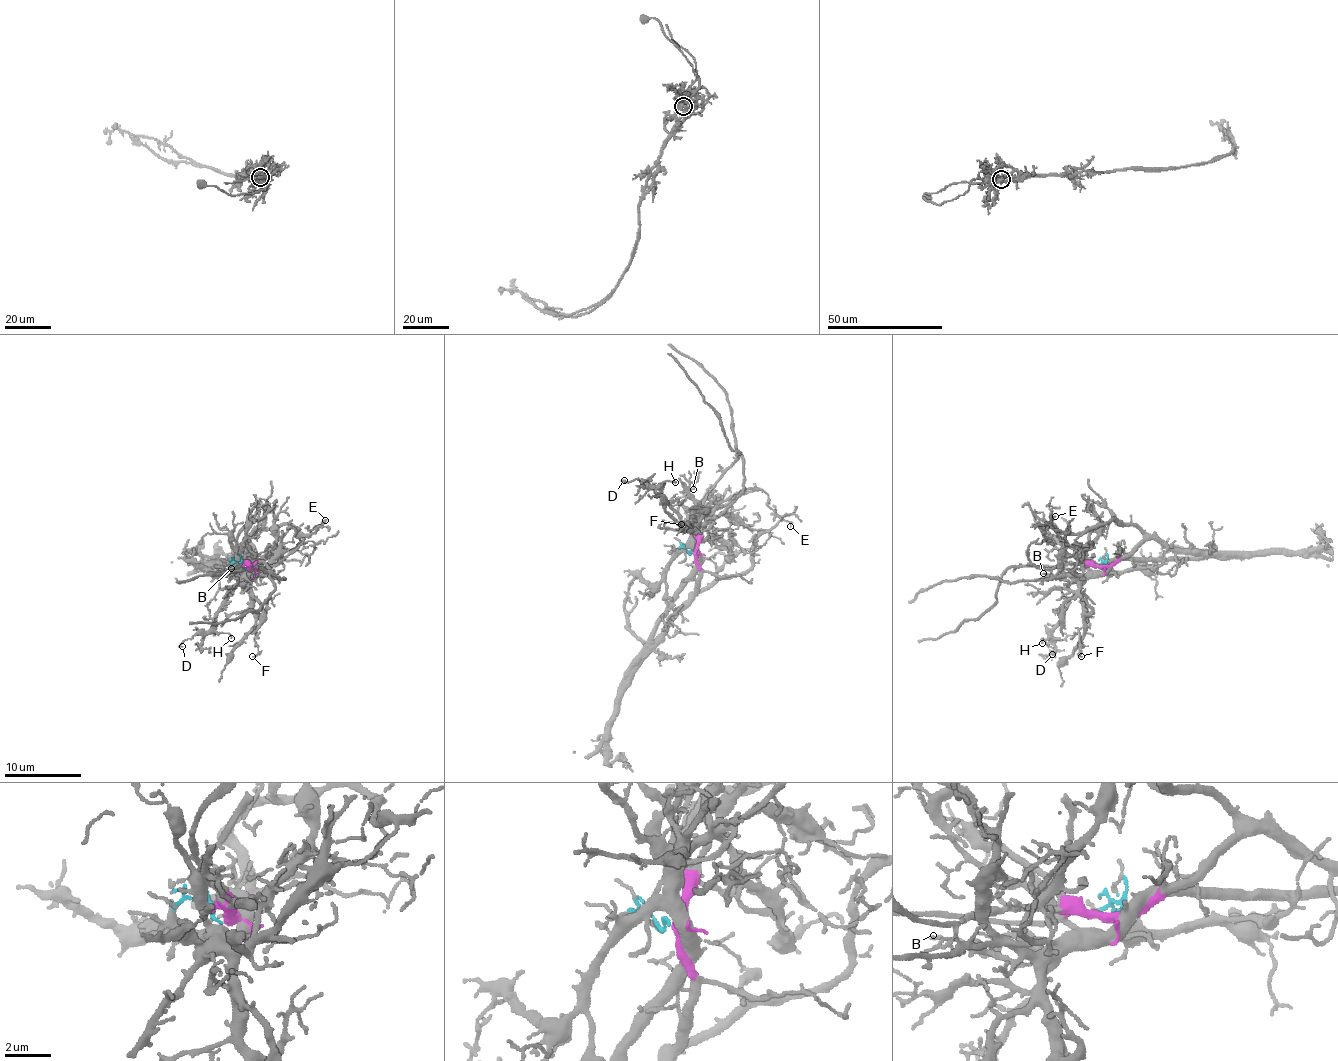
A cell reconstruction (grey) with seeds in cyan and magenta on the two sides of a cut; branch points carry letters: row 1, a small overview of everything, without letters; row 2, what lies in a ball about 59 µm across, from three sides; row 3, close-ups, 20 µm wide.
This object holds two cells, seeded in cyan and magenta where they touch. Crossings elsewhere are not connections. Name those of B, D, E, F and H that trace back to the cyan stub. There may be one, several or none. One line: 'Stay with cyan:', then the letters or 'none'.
Stay with cyan: B, D, F, H

